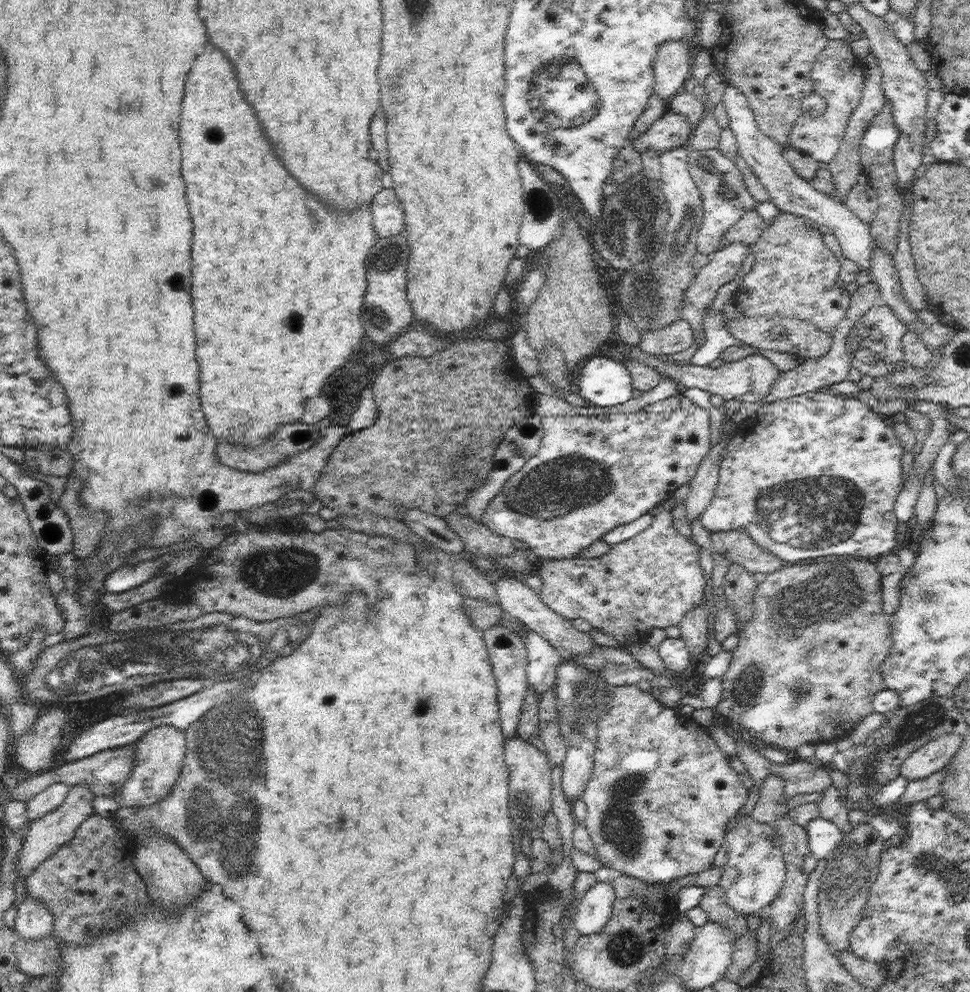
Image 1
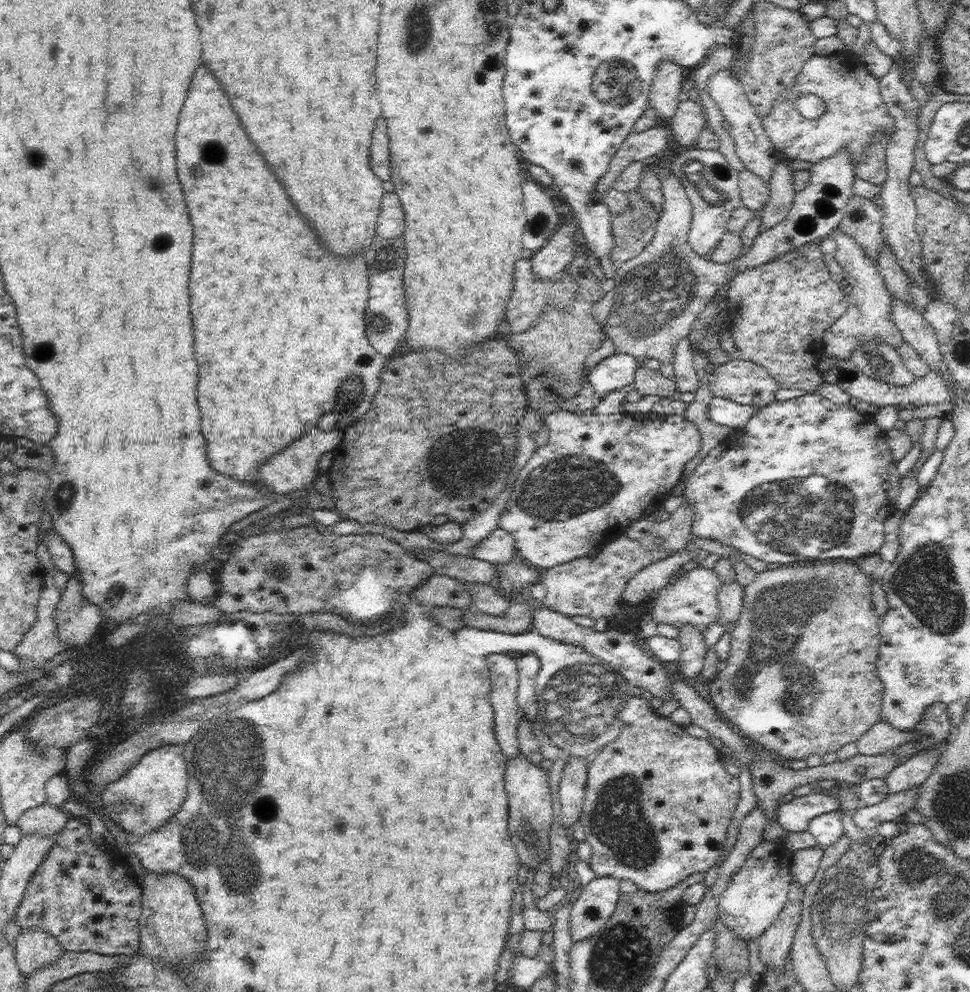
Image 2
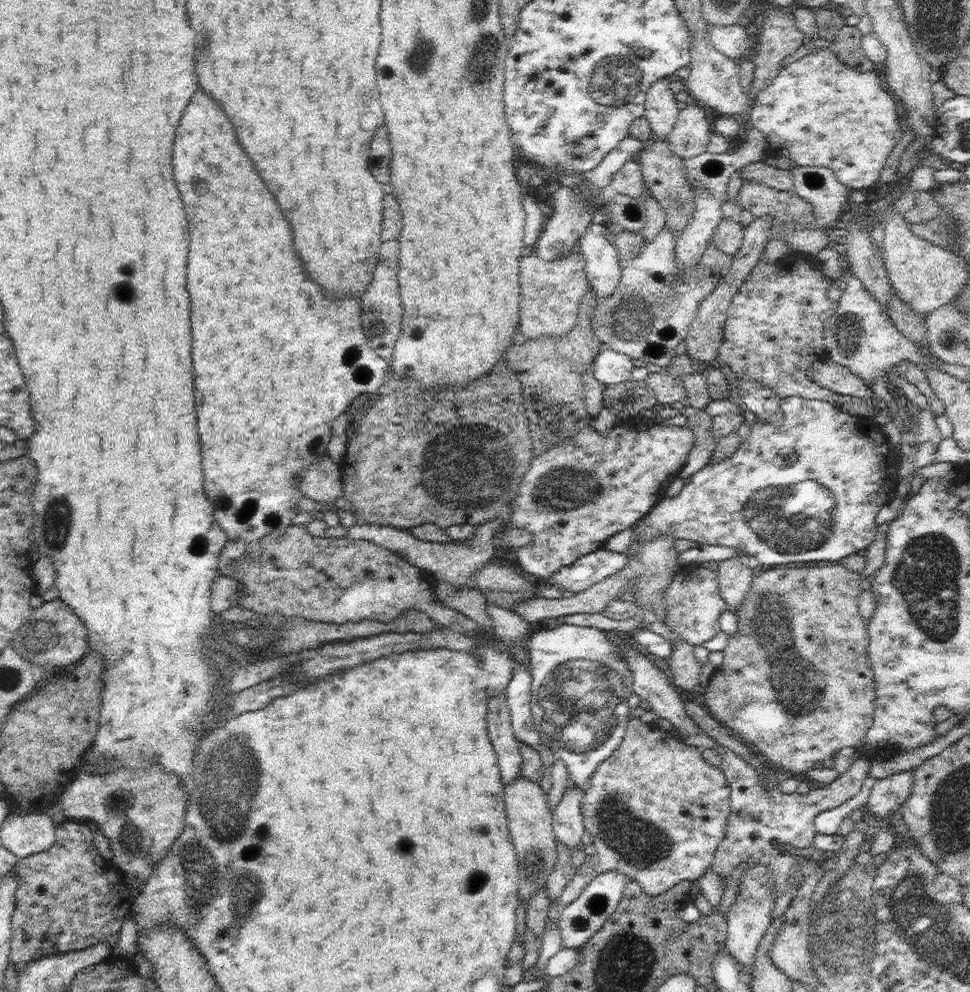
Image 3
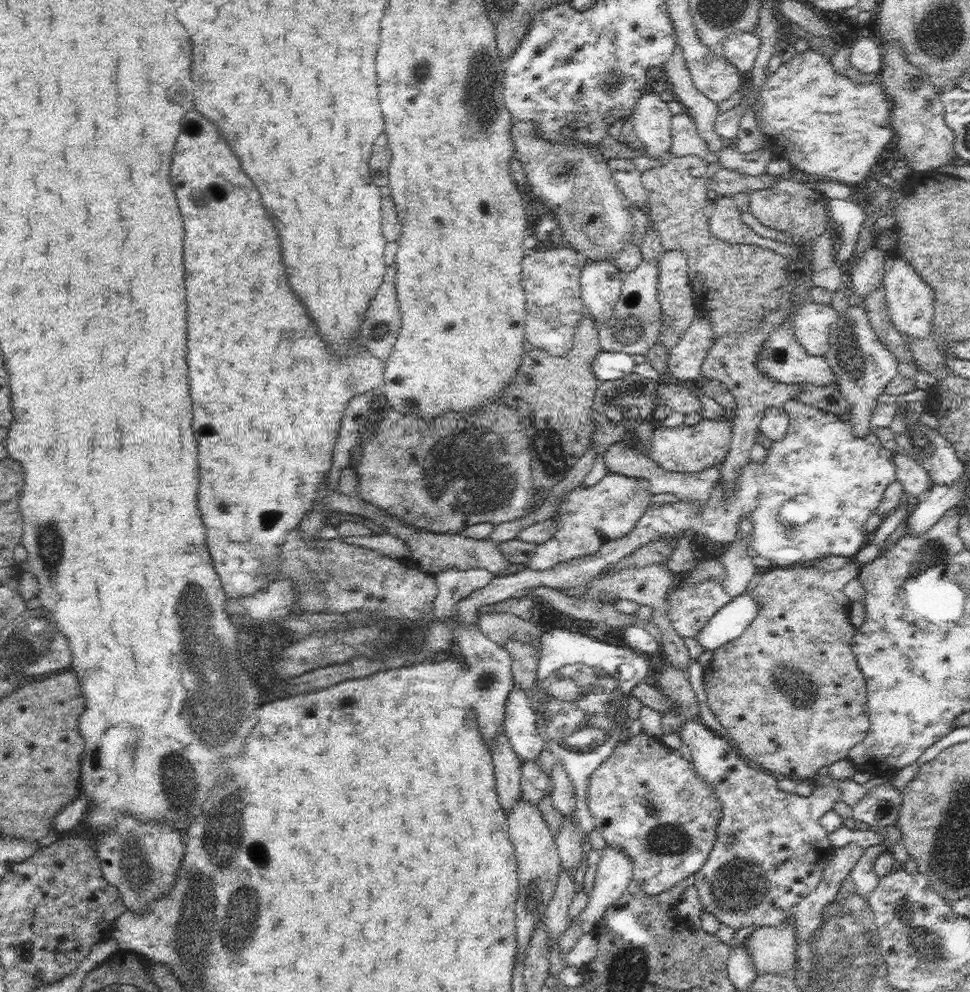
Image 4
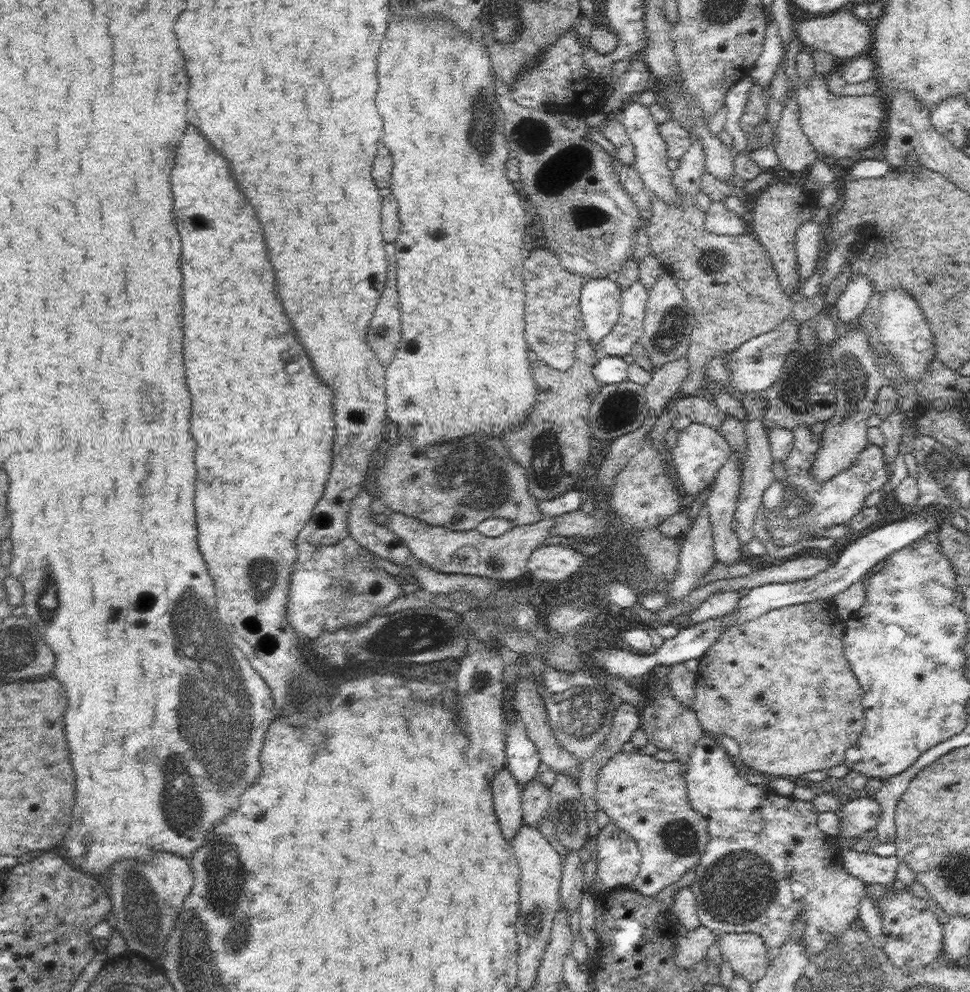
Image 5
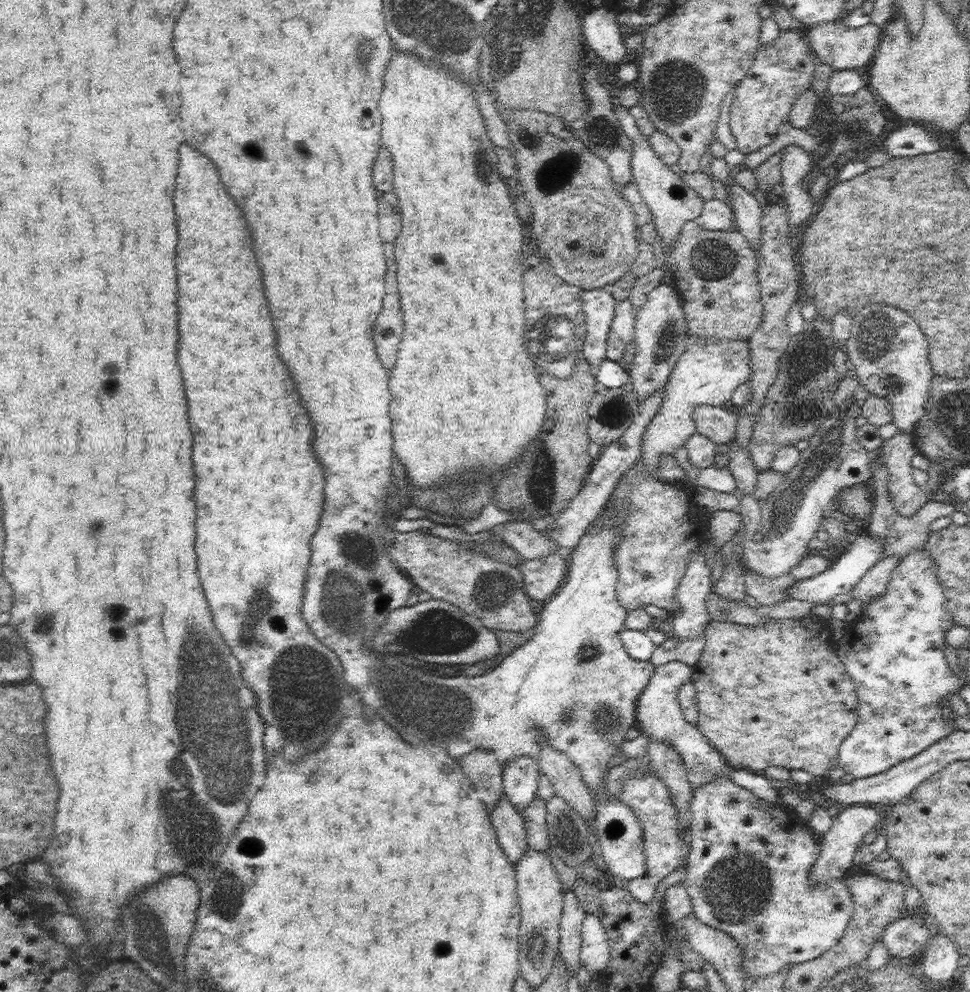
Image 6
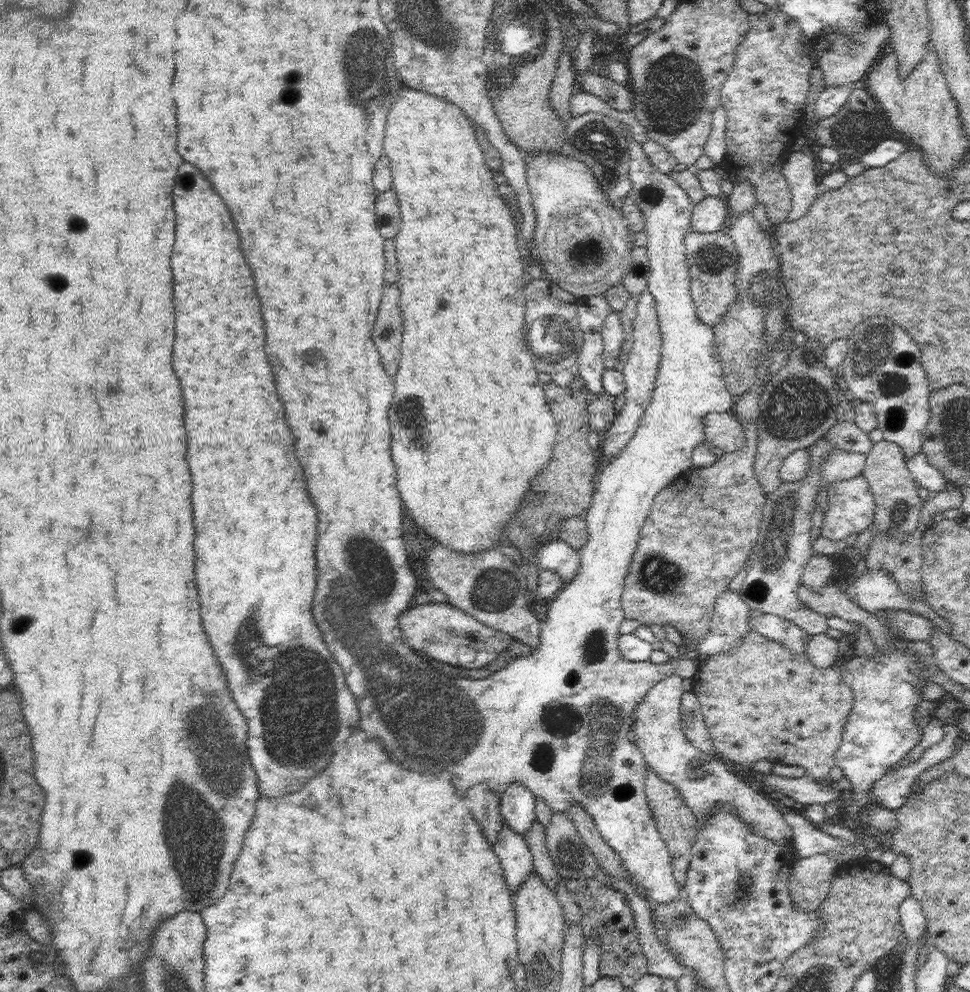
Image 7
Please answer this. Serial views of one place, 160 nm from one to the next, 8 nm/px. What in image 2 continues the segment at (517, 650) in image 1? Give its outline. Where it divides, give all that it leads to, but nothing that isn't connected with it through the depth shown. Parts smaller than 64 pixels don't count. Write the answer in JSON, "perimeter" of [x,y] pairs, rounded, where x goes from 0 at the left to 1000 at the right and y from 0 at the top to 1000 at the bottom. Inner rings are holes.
{"perimeter":[[[512,657],[502,661],[506,688],[505,709],[509,719],[510,743],[515,748],[518,759],[524,765],[537,760],[533,734],[539,718],[532,709],[534,698],[533,663],[524,657]]]}

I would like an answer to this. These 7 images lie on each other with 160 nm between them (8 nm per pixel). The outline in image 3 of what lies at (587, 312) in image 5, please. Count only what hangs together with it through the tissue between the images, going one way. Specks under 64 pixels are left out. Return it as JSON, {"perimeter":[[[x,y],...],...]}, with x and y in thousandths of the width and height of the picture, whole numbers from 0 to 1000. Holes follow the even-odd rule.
{"perimeter":[[[620,223],[609,224],[598,240],[595,251],[602,257],[606,287],[616,302],[631,298],[641,281],[642,263]]]}

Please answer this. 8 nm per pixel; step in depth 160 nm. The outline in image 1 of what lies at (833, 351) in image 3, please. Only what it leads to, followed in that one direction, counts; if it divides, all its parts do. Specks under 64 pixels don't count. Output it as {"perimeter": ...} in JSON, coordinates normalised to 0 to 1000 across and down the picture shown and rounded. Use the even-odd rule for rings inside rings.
{"perimeter":[[[751,86],[743,101],[751,114],[751,127],[760,141],[760,153],[774,167],[777,175],[790,189],[793,202],[804,213],[833,220],[833,223],[839,224],[844,229],[855,229],[860,239],[864,240],[870,259],[885,267],[887,273],[892,272],[898,275],[899,264],[897,264],[897,261],[899,261],[899,253],[901,253],[902,248],[899,243],[898,229],[882,219],[872,206],[867,205],[867,202],[863,202],[859,197],[841,192],[835,185],[835,182],[823,177],[818,172],[812,160],[807,156],[807,147],[797,139],[790,137],[782,130],[777,114],[771,105],[771,100],[765,92],[758,87]]]}

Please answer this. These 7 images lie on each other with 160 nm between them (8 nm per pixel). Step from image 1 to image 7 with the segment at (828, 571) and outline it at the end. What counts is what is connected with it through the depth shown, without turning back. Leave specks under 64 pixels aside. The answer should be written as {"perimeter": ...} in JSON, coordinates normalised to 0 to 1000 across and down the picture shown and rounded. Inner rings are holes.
{"perimeter":[[[773,635],[772,639],[765,644],[764,650],[753,659],[731,660],[730,664],[722,666],[719,678],[714,681],[714,699],[720,704],[727,732],[730,734],[732,744],[734,744],[737,758],[741,762],[747,762],[757,770],[773,774],[785,766],[791,766],[797,771],[824,772],[831,777],[834,784],[843,788],[856,789],[855,778],[858,773],[863,771],[862,757],[866,753],[874,722],[880,712],[878,695],[868,685],[867,679],[868,676],[863,671],[843,673],[840,669],[837,669],[831,655],[830,657],[824,657],[824,659],[816,659],[807,649],[787,642],[778,635]]]}

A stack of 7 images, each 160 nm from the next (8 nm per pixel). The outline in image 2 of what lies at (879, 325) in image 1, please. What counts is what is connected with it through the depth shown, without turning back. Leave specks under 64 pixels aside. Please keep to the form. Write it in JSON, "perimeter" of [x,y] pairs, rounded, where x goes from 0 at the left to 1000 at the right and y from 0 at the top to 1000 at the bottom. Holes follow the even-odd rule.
{"perimeter":[[[898,343],[881,353],[874,364],[885,369],[891,377],[907,385],[918,385],[924,389],[940,387],[944,380],[935,371],[924,350]]]}

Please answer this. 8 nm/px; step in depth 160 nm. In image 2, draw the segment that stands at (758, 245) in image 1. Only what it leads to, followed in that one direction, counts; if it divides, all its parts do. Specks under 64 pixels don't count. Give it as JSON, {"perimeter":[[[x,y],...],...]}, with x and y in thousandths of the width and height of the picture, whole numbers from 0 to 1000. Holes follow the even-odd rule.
{"perimeter":[[[844,243],[831,245],[796,261],[790,267],[770,270],[760,276],[752,287],[748,325],[760,351],[757,360],[788,370],[802,384],[803,391],[824,391],[833,397],[840,395],[841,391],[845,393],[851,383],[841,368],[848,355],[848,337],[872,315],[876,301],[868,294],[869,286],[858,281],[849,265],[849,255]]]}

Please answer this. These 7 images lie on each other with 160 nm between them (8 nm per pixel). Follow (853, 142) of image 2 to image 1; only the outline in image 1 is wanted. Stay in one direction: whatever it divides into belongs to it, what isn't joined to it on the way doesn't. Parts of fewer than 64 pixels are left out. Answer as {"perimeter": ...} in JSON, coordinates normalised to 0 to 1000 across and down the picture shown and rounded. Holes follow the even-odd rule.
{"perimeter":[[[856,39],[853,47],[842,56],[836,78],[839,93],[852,100],[854,110],[840,120],[825,116],[818,123],[810,146],[824,149],[842,163],[855,164],[866,149],[876,116],[887,105],[892,86],[892,73],[887,58],[878,53],[870,39]]]}

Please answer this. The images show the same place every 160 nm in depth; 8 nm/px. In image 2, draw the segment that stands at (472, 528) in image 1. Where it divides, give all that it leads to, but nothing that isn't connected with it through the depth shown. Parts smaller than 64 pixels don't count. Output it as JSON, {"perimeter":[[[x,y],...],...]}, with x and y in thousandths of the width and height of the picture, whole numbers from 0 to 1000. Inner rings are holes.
{"perimeter":[[[513,531],[489,551],[488,560],[507,569],[524,568],[528,565],[531,553],[531,542],[524,535]]]}

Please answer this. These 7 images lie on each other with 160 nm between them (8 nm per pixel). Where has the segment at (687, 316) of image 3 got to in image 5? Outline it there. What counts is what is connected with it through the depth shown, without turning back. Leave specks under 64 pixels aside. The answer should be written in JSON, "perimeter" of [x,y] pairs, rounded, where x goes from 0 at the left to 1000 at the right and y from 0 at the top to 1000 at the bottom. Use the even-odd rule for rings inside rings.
{"perimeter":[[[658,282],[641,292],[640,301],[638,322],[629,337],[616,345],[616,351],[627,358],[642,360],[651,355],[652,349],[663,336],[668,293]]]}

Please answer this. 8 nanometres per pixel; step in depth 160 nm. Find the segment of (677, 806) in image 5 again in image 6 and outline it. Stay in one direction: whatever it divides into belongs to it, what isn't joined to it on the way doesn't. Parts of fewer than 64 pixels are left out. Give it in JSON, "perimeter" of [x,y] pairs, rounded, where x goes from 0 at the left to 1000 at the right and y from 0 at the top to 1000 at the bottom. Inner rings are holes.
{"perimeter":[[[669,776],[666,779],[658,779],[645,785],[642,789],[642,795],[636,802],[652,815],[658,824],[658,829],[660,829],[660,833],[664,838],[663,852],[667,869],[664,883],[652,886],[644,890],[643,893],[660,909],[670,910],[674,907],[679,889],[708,868],[708,861],[711,859],[711,847],[708,846],[710,838],[701,836],[694,804],[692,804],[686,789],[682,789],[676,783],[674,777]]]}

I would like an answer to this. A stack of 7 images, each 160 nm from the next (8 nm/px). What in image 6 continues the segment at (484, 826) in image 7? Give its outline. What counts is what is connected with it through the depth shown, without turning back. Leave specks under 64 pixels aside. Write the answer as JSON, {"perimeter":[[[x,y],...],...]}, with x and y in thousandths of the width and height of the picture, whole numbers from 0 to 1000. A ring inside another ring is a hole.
{"perimeter":[[[490,754],[474,768],[493,802],[503,813],[503,819],[507,819],[519,803],[519,773],[511,767],[511,759]]]}

